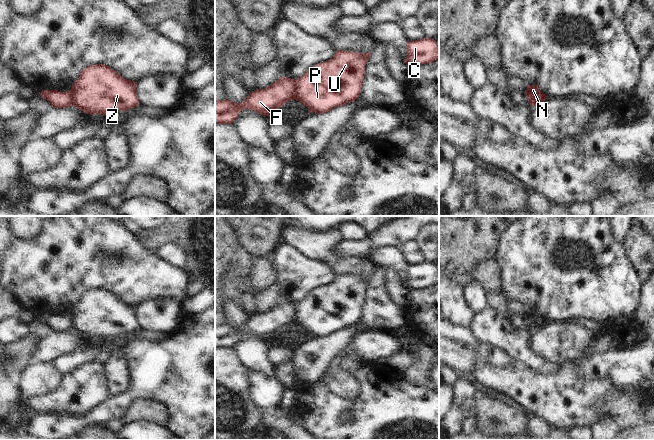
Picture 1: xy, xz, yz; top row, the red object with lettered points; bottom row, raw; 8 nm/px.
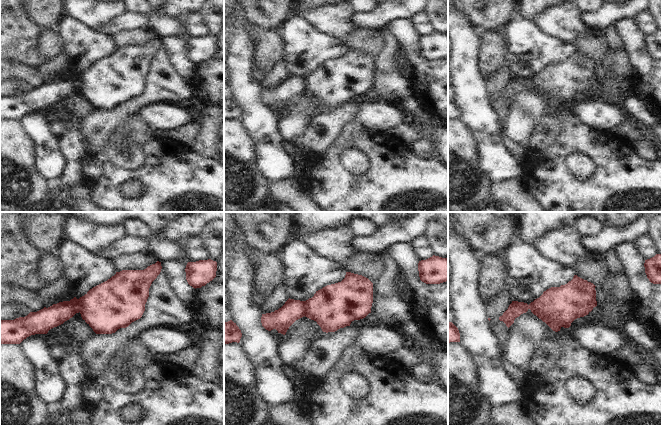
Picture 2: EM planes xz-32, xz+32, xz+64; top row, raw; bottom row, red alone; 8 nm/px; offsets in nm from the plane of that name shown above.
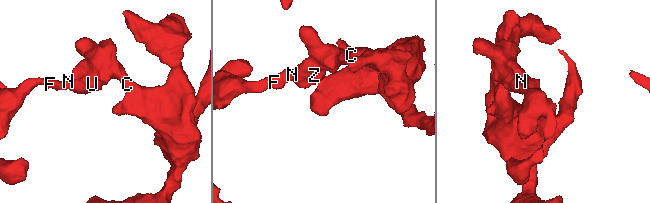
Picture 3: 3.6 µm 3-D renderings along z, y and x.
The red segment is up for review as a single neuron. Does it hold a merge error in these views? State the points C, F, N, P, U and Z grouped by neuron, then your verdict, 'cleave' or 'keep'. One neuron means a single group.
groups C N P U Z / F; cleave

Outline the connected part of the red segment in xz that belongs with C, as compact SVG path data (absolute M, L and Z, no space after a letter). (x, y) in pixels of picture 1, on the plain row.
M431 262L408 265L406 269L406 289L420 290L429 288L439 282L436 265Z

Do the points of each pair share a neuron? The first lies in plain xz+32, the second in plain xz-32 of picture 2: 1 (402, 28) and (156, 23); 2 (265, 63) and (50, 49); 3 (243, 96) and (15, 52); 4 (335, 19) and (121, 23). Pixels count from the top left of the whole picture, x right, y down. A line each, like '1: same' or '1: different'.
1: same
2: same
3: different
4: different

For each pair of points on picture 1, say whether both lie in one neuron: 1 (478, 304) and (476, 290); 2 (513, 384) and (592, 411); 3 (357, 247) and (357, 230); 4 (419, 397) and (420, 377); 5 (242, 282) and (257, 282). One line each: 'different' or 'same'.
1: same
2: same
3: different
4: different
5: different

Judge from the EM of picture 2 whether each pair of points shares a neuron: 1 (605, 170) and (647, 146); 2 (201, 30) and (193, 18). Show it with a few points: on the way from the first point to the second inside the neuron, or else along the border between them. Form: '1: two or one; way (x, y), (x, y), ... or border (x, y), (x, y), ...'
1: two; border (632, 144), (635, 152), (640, 157), (650, 161)
2: one; way (198, 27), (194, 21)

